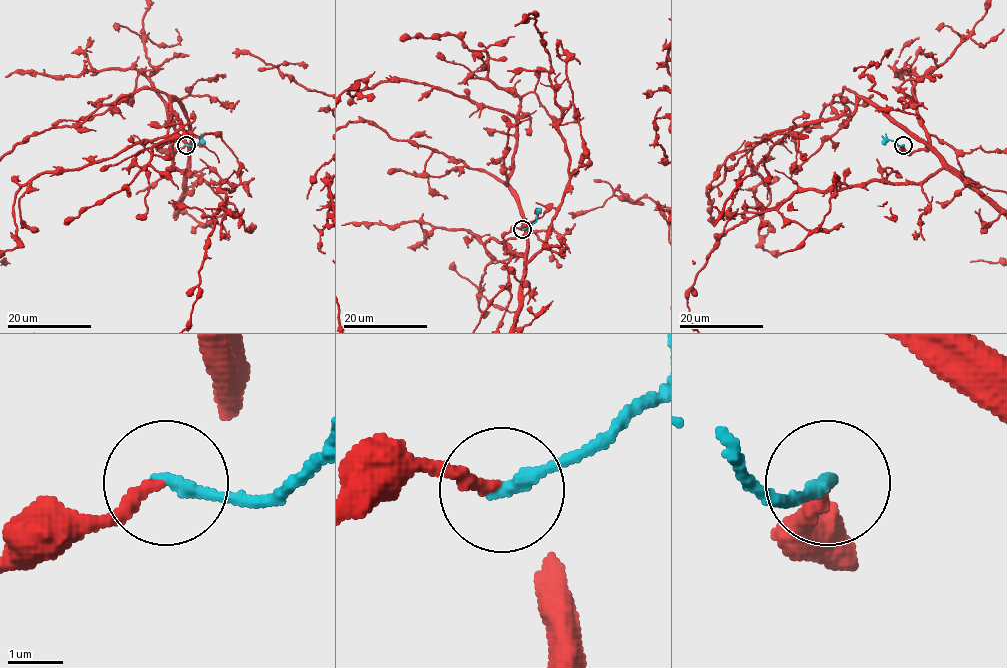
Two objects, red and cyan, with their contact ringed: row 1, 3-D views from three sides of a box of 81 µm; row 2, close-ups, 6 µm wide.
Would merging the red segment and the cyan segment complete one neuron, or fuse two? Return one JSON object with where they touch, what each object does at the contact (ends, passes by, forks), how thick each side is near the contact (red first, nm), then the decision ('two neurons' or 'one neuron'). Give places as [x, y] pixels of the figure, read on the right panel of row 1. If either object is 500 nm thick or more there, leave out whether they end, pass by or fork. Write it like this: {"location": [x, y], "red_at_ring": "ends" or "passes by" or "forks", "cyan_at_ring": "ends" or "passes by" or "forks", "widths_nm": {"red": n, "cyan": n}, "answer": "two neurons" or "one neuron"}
{"location": [903, 145], "red_at_ring": "ends", "cyan_at_ring": "ends", "widths_nm": {"red": 240, "cyan": 260}, "answer": "one neuron"}

